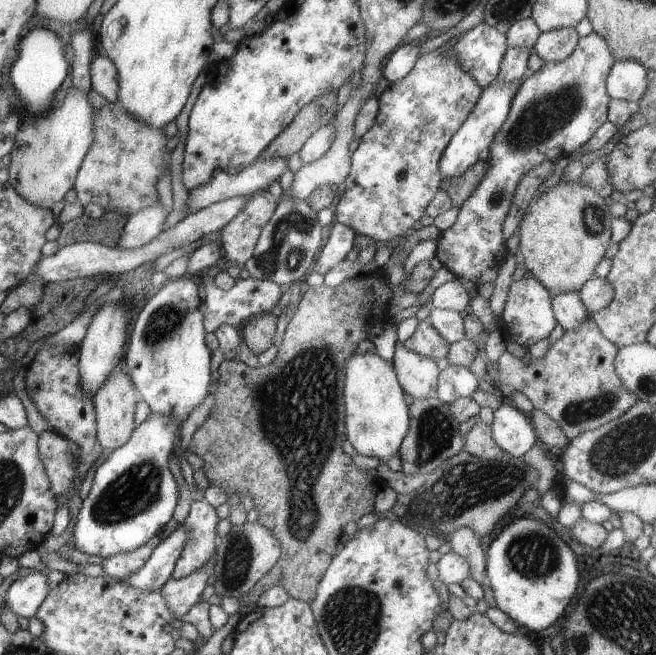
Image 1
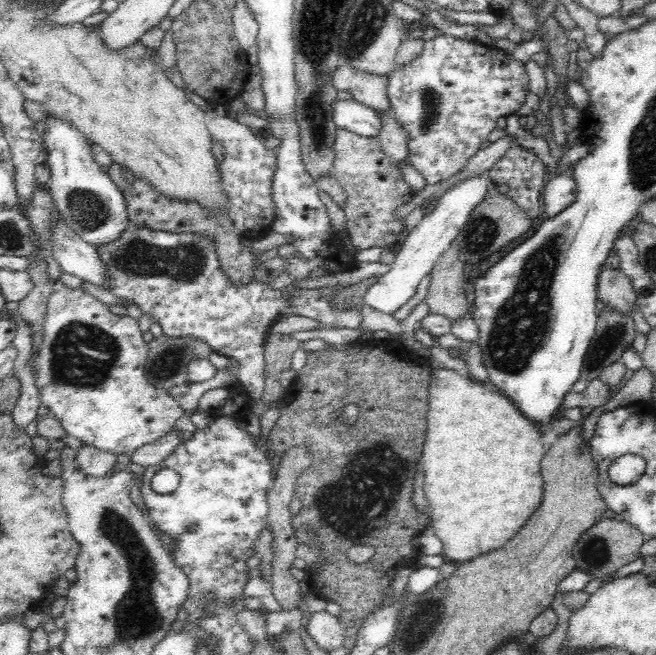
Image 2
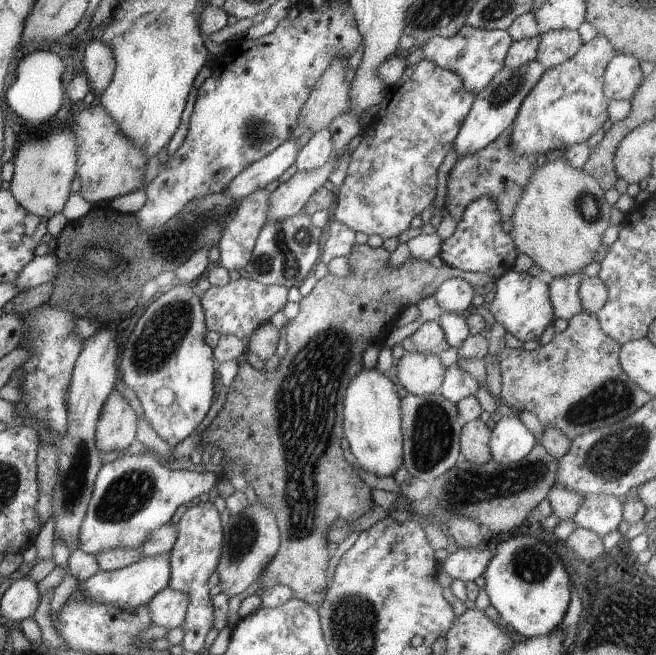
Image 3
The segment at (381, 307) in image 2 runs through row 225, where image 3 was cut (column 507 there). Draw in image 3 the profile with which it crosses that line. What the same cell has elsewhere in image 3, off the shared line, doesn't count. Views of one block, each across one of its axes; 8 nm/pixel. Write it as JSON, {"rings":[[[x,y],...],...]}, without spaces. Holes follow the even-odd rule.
{"rings":[[[517,415],[501,416],[490,431],[488,444],[491,460],[497,464],[511,464],[521,460],[535,443],[535,438]]]}

